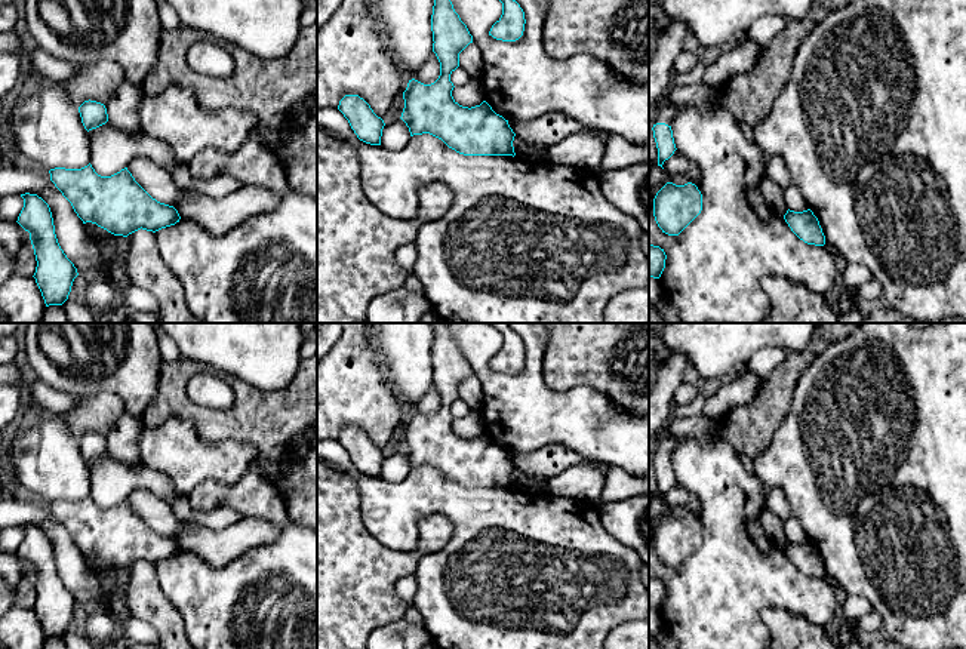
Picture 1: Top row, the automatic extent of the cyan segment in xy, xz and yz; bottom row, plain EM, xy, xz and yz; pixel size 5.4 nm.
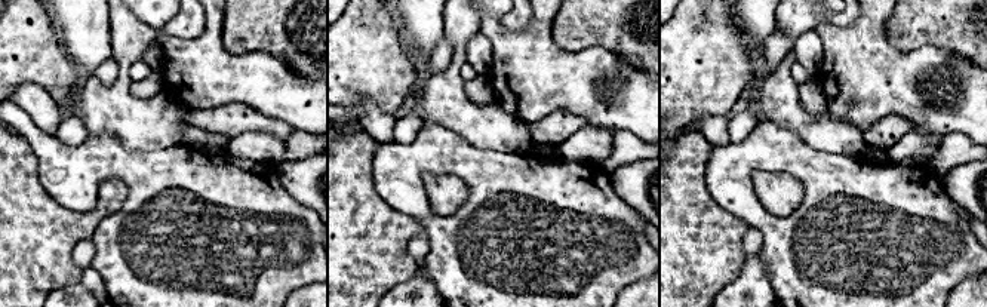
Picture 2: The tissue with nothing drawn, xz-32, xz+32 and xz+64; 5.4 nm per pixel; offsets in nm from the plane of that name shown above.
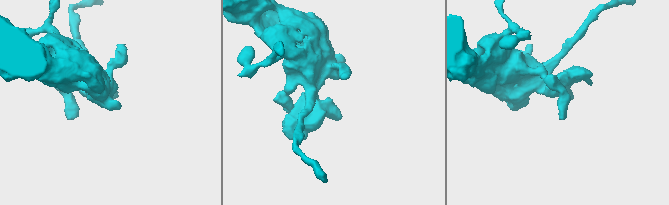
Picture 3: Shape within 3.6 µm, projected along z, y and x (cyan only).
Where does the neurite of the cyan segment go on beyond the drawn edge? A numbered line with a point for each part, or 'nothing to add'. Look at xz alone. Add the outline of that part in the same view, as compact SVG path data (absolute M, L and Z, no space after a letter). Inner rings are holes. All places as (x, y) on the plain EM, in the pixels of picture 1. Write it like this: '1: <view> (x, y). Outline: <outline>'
nothing to add

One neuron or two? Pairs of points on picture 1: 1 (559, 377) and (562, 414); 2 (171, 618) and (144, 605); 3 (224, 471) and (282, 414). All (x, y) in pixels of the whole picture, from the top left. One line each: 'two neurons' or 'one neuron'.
1: two neurons
2: one neuron
3: two neurons

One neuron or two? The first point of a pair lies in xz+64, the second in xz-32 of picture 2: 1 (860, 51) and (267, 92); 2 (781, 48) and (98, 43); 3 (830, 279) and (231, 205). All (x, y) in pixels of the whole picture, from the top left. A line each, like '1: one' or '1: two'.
1: one
2: two
3: one

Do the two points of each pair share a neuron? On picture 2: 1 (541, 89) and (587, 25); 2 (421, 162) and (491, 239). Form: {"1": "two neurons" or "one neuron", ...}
{"1": "two neurons", "2": "one neuron"}

